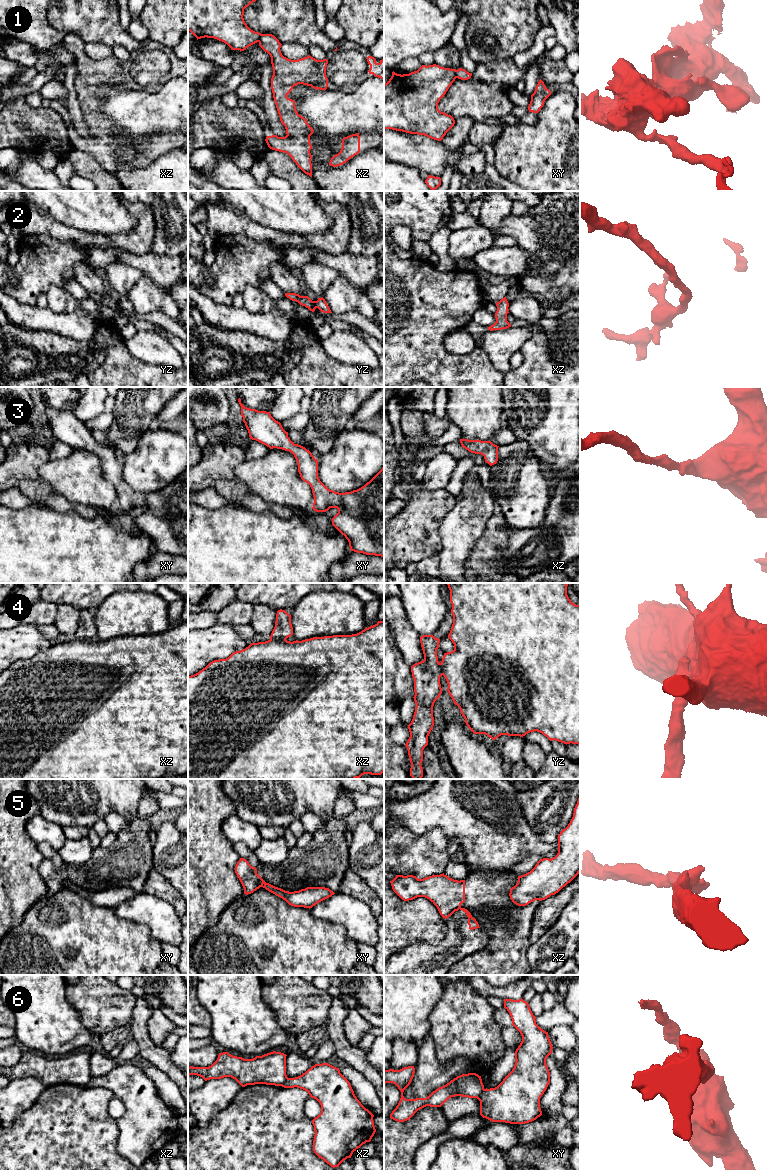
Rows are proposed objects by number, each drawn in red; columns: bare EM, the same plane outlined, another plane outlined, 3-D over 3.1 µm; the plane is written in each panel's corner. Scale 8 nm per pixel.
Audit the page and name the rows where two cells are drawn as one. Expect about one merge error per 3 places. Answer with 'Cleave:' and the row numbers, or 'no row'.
Cleave: 1, 4, 5, 6

